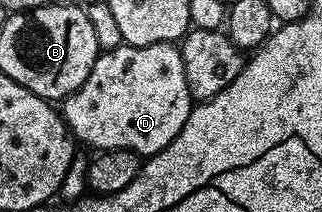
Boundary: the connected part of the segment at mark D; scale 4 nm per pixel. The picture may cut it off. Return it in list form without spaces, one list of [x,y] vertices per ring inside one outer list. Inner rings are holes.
[[[157,43],[143,47],[121,45],[111,51],[102,51],[92,65],[92,73],[76,89],[61,100],[60,110],[63,119],[70,127],[70,134],[83,148],[99,151],[128,149],[139,157],[149,157],[157,151],[163,151],[184,129],[192,110],[192,100],[188,81],[184,77],[182,52],[174,43]]]

